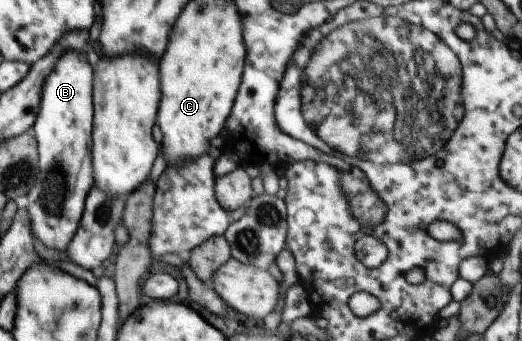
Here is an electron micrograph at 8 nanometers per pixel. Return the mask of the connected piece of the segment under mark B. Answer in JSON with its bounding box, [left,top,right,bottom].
[28,49,94,250]

